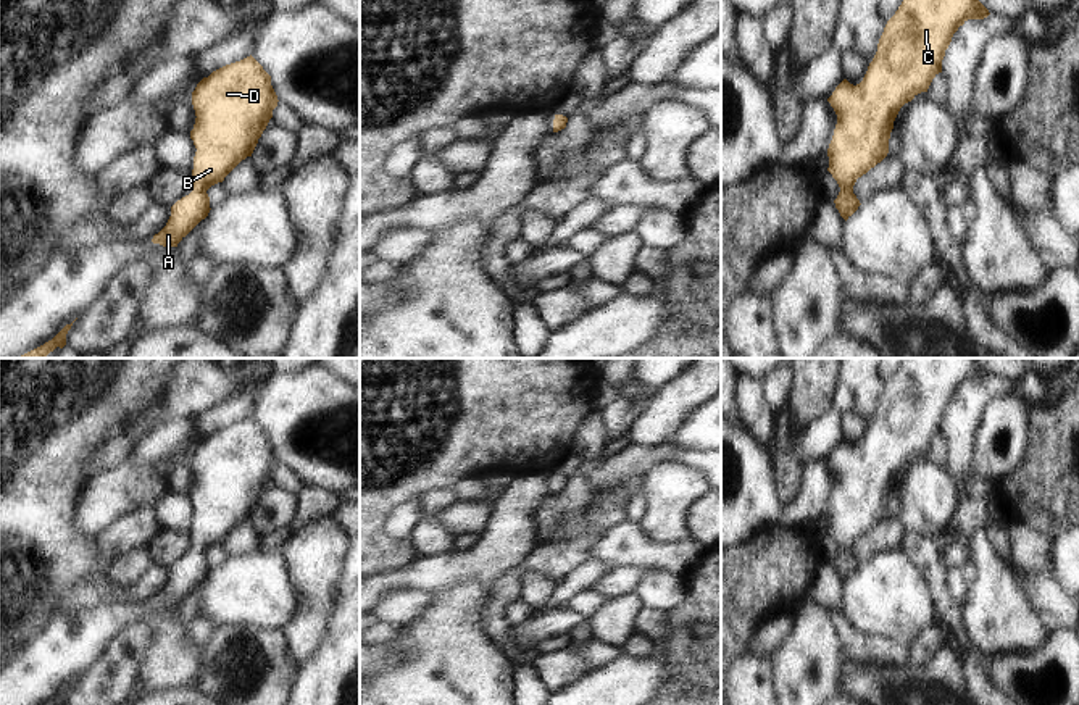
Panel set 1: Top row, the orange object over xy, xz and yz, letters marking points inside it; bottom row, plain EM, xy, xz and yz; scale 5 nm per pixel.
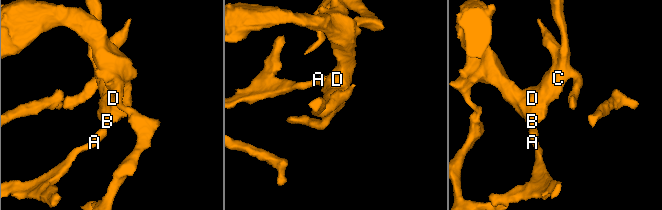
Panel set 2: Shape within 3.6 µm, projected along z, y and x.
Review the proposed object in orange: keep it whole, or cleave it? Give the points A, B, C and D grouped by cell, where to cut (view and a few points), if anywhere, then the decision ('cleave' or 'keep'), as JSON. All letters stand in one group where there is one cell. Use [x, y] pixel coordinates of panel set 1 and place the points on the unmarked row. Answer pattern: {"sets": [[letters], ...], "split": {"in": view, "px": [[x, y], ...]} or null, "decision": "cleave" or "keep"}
{"sets": [["A", "B", "C", "D"]], "split": null, "decision": "keep"}

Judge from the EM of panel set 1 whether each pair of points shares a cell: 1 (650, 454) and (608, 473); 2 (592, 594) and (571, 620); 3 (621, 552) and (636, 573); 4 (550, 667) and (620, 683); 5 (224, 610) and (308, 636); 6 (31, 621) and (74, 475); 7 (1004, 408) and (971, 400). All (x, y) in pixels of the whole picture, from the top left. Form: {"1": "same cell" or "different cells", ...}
{"1": "same cell", "2": "different cells", "3": "different cells", "4": "different cells", "5": "different cells", "6": "same cell", "7": "different cells"}

